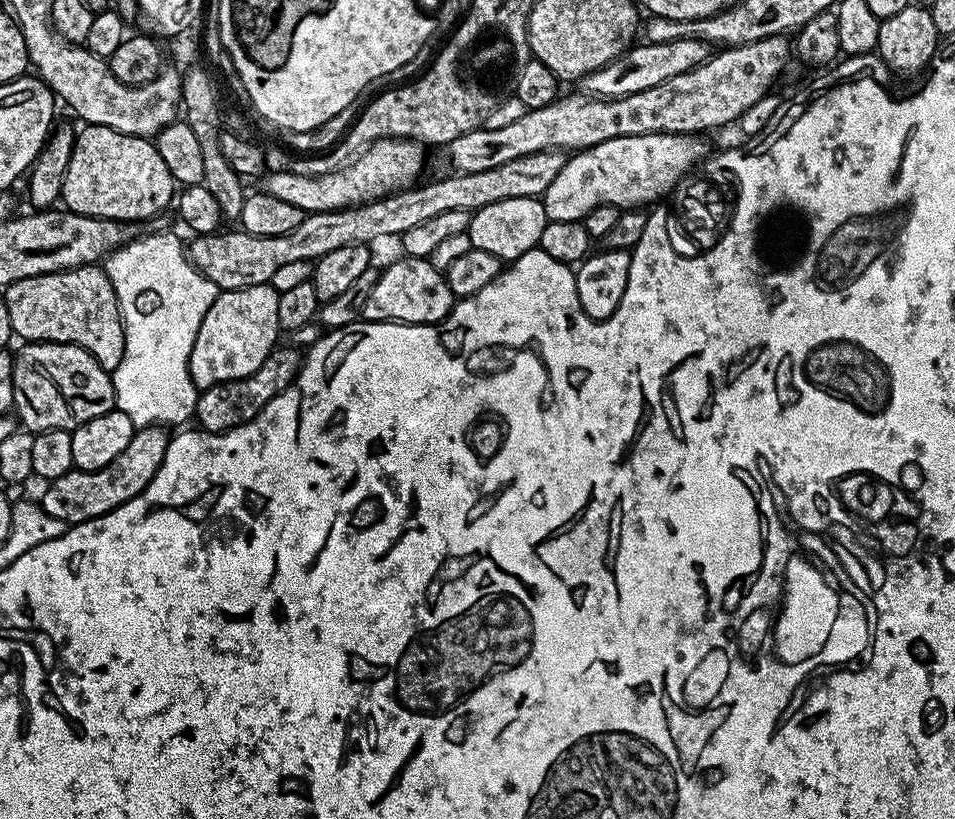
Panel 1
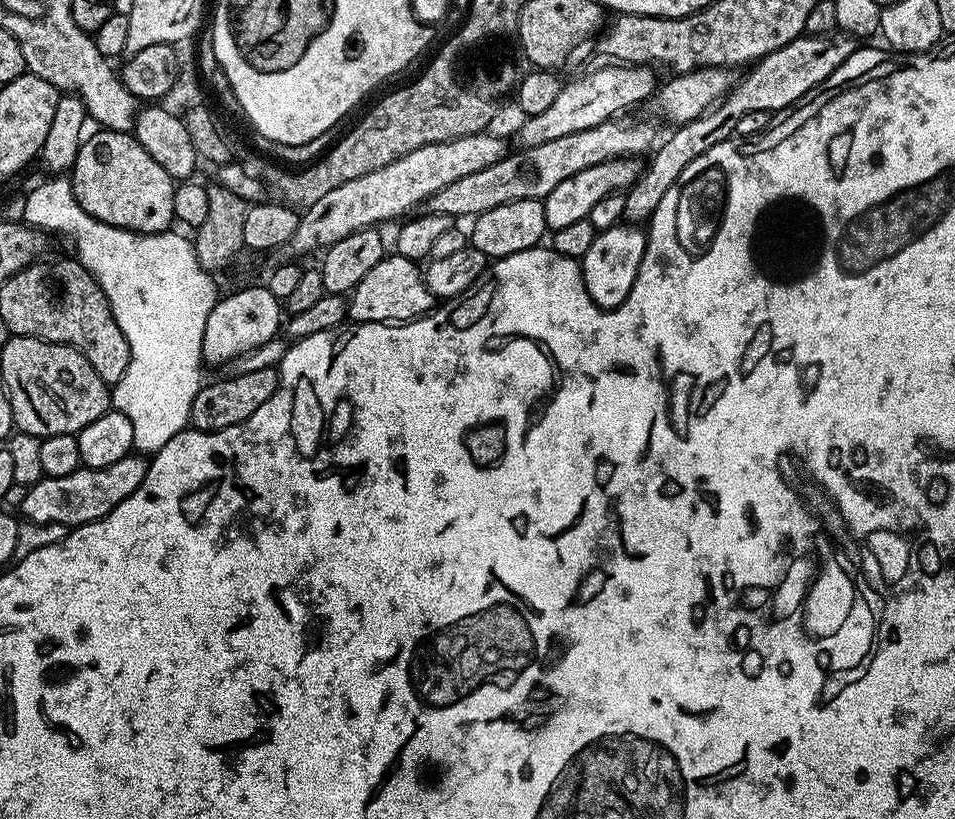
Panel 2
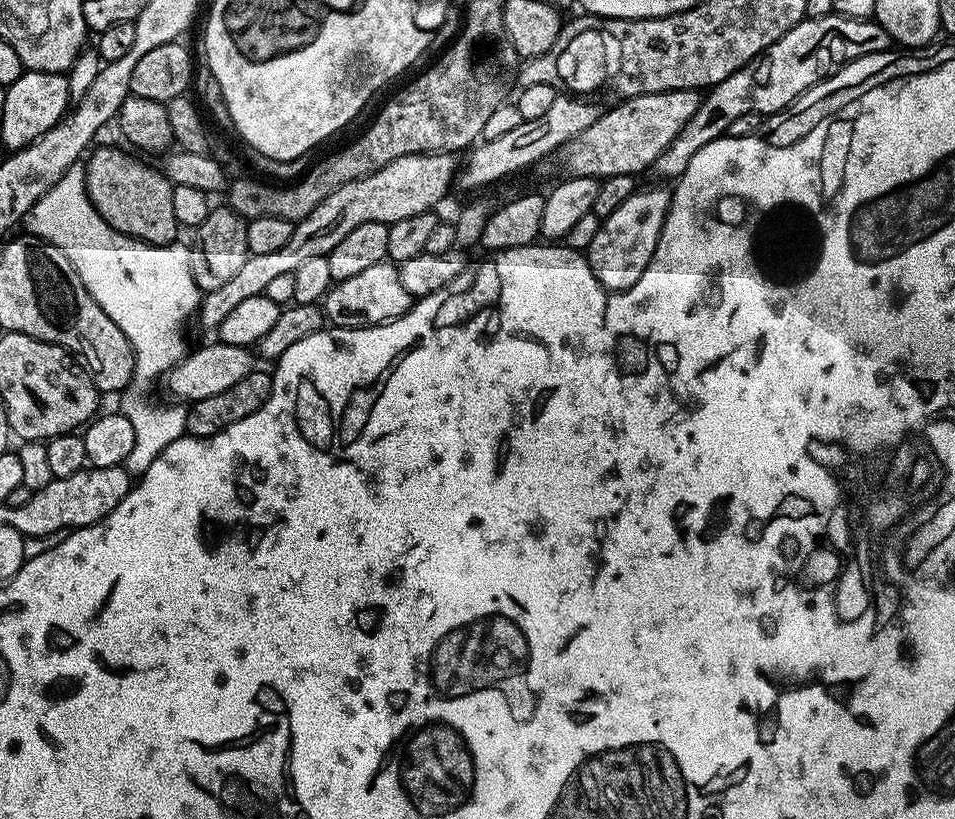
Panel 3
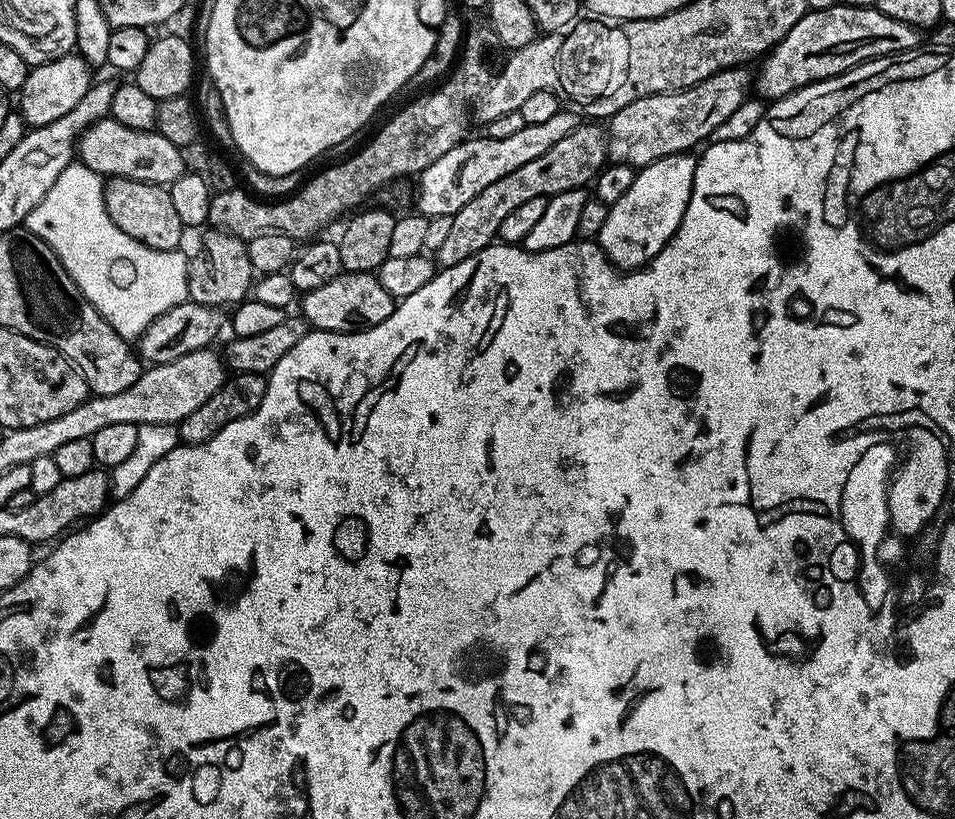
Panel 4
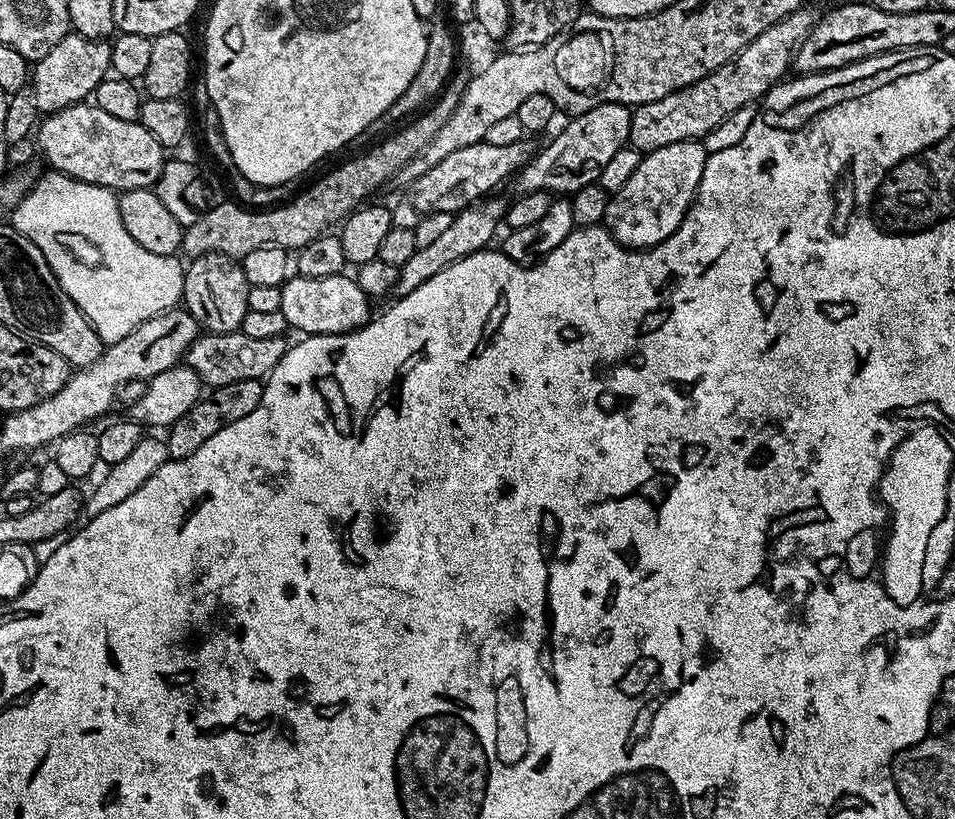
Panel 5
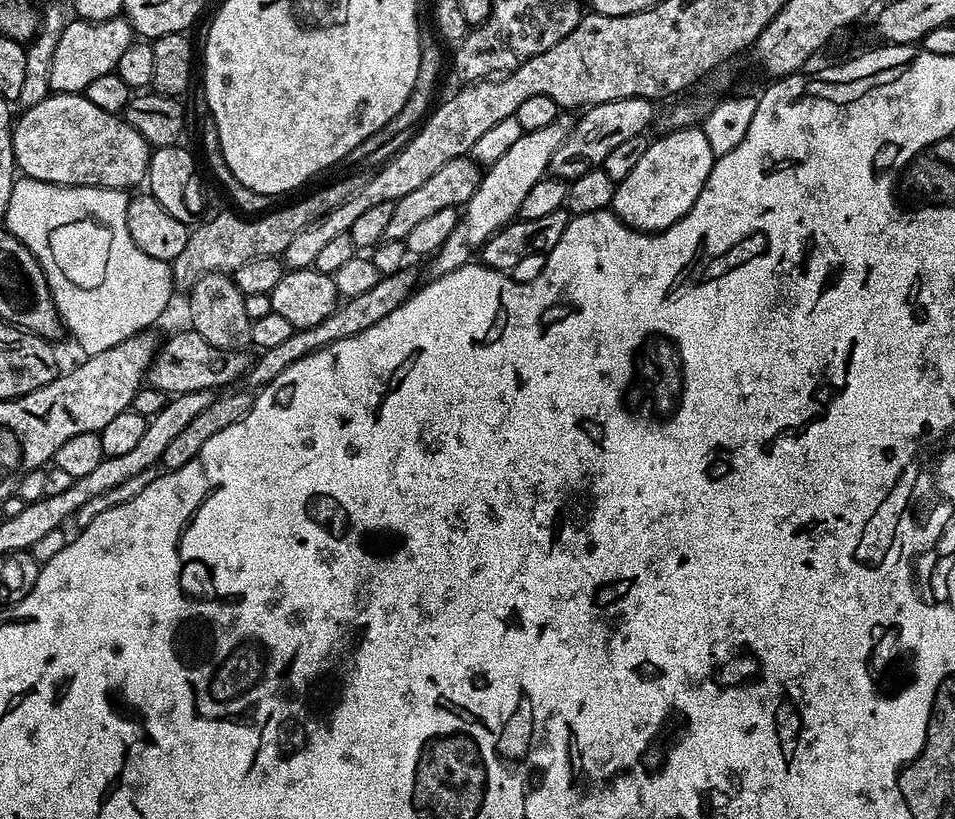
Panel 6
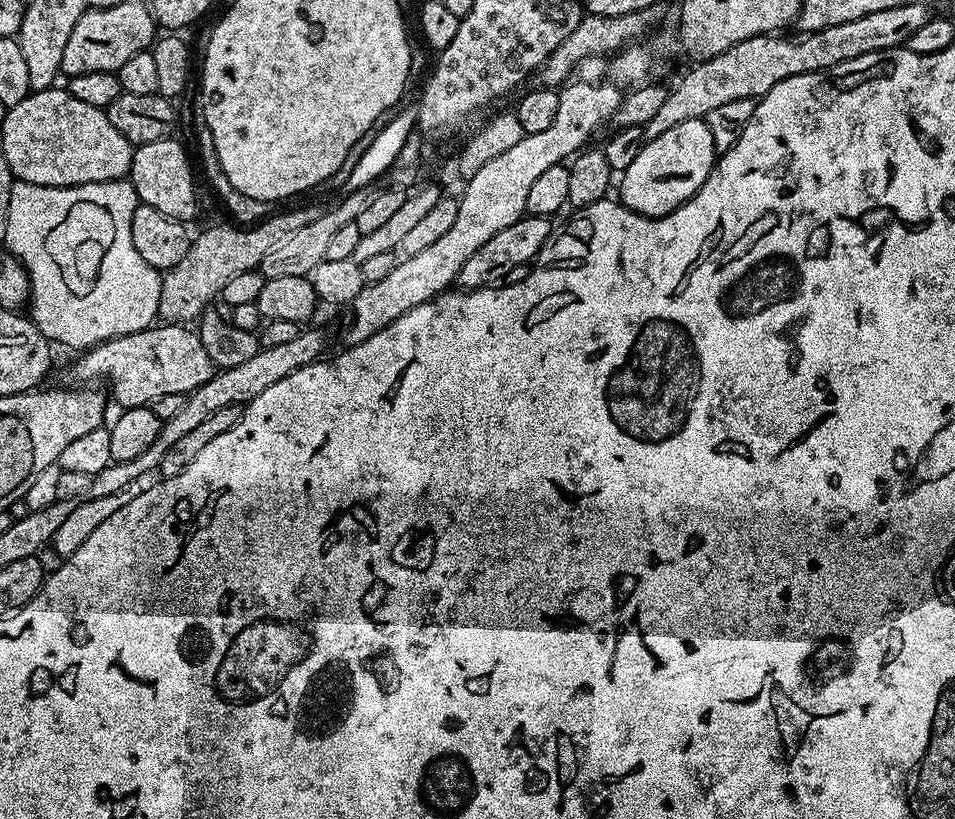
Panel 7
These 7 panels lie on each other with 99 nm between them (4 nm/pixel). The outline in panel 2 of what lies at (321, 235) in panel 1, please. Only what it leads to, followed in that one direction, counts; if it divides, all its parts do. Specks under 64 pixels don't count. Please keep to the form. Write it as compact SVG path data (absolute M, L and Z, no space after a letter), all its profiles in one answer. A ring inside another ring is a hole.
M613 118L590 130L578 130L578 134L565 134L562 138L553 138L551 142L542 142L542 146L521 147L520 152L509 151L507 156L494 162L494 166L466 174L450 182L450 186L444 186L426 201L427 211L453 218L475 218L486 214L486 210L494 210L494 206L506 206L506 202L543 200L550 190L554 190L554 186L566 182L566 178L574 178L574 174L581 170L590 170L590 166L598 166L607 160L640 158L643 152L651 153L658 144L655 126L631 124L624 119L628 118Z

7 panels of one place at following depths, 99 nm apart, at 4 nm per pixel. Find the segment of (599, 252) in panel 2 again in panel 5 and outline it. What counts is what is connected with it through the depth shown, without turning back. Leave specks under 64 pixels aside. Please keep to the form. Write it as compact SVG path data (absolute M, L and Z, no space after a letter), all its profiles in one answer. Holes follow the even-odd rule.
M700 140L674 142L674 146L662 146L662 150L647 153L626 186L611 193L603 227L626 248L647 250L661 244L670 234L674 234L696 199L696 188L708 158L709 153L705 152Z

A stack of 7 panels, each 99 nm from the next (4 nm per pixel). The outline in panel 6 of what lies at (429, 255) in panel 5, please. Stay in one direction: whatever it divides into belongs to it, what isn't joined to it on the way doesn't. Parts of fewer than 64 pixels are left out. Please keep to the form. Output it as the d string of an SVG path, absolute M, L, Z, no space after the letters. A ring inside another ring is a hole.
M406 266L389 276L381 276L379 282L372 289L366 290L366 294L354 296L337 303L336 308L330 314L330 318L322 318L322 322L318 322L318 326L297 328L290 338L286 338L286 342L265 349L261 355L264 357L257 364L255 361L249 367L246 377L247 383L252 383L253 386L251 385L251 387L259 390L274 378L278 378L278 374L282 374L282 370L286 370L286 366L290 366L298 358L316 352L320 348L325 348L328 344L350 338L370 326L374 326L374 322L382 322L382 318L386 318L386 314L390 314L390 310L402 306L402 302L412 295L417 286L416 272L412 269L412 266Z

